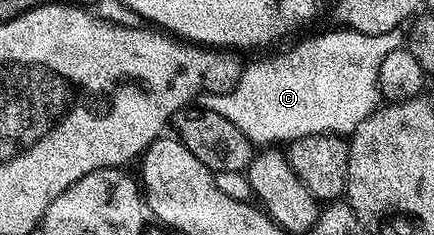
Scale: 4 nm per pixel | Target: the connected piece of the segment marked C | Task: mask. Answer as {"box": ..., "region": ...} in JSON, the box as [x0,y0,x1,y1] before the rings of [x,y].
{"box":[199,27,403,147],"region":[[[344,27],[338,33],[325,33],[322,37],[309,37],[298,45],[290,47],[286,53],[277,53],[274,57],[265,57],[262,61],[253,61],[244,66],[239,75],[239,83],[226,93],[204,93],[199,98],[202,109],[215,111],[223,119],[235,123],[243,135],[257,147],[273,147],[282,141],[288,143],[306,137],[312,133],[335,133],[352,135],[379,108],[382,100],[379,83],[379,67],[391,51],[402,48],[403,33],[401,29],[392,29],[383,35],[356,33],[354,29]]]}

